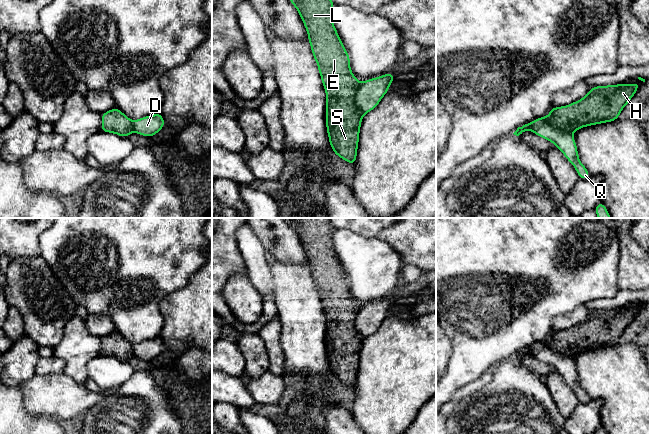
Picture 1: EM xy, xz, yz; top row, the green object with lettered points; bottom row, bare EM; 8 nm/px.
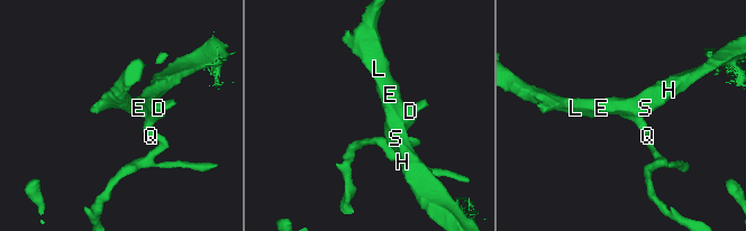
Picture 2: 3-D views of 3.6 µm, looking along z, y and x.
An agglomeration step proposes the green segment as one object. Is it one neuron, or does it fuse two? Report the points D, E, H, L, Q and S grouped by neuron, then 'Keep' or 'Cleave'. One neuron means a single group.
Groups: D Q / E H L S. Cleave

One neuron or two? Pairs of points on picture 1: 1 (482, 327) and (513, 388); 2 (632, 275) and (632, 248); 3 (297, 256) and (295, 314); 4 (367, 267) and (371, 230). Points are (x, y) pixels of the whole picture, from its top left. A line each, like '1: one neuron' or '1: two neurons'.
1: two neurons
2: one neuron
3: two neurons
4: two neurons

